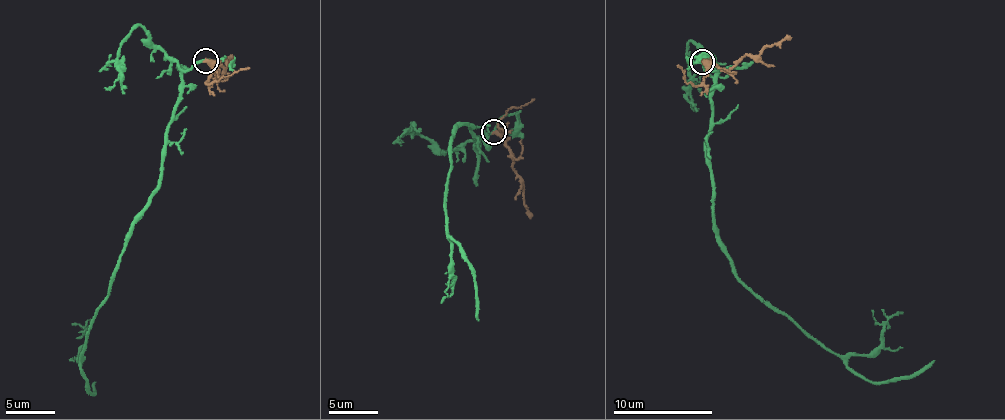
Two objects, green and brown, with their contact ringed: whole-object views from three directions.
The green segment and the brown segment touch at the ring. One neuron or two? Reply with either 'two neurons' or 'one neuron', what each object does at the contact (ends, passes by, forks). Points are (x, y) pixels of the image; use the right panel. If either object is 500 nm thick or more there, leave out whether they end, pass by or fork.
two neurons; green passes by; brown ends

